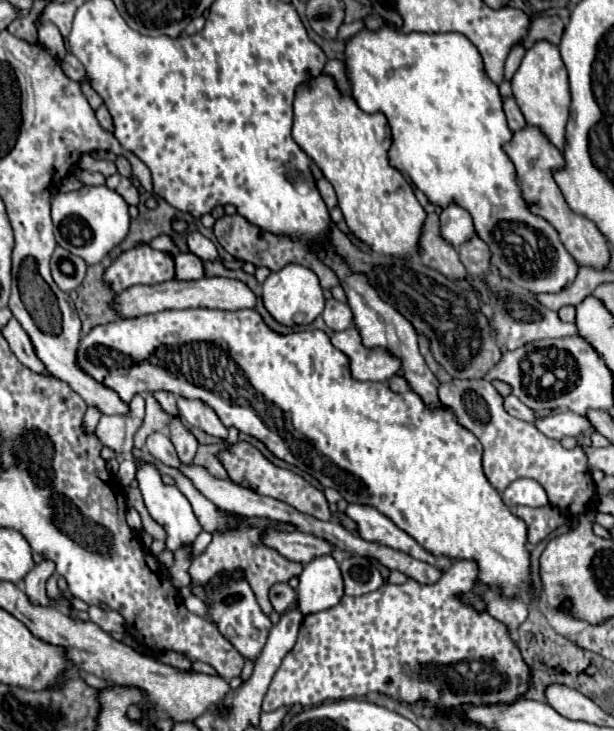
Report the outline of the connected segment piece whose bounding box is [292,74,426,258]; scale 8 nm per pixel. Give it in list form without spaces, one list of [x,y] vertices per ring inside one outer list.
[[[320,74],[310,84],[300,86],[296,92],[292,136],[300,144],[300,148],[320,166],[322,174],[334,186],[336,196],[338,196],[338,206],[344,214],[348,228],[354,232],[356,238],[368,244],[372,252],[380,252],[386,256],[400,256],[400,258],[416,256],[416,238],[420,238],[420,226],[424,226],[426,214],[414,196],[412,186],[388,162],[390,128],[388,128],[388,120],[384,118],[384,114],[362,112],[358,104],[354,102],[354,98],[342,96],[336,90],[332,78]]]

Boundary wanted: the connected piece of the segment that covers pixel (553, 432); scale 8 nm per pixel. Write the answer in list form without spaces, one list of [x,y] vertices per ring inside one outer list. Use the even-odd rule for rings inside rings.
[[[560,412],[560,414],[548,414],[548,416],[536,416],[534,426],[548,438],[560,440],[564,436],[580,436],[590,426],[586,416],[574,414],[574,412]]]

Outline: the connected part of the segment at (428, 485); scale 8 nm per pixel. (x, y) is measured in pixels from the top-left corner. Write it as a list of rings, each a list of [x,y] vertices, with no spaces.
[[[210,308],[162,310],[156,314],[138,316],[138,318],[124,318],[124,320],[118,320],[114,324],[108,324],[108,326],[92,328],[86,336],[82,336],[82,340],[78,344],[76,364],[80,366],[80,370],[84,370],[96,382],[114,390],[122,398],[122,402],[130,402],[134,394],[156,392],[156,390],[168,390],[168,392],[172,392],[176,396],[184,396],[184,398],[198,398],[202,402],[206,402],[210,408],[214,408],[214,412],[224,422],[224,426],[236,426],[240,432],[262,440],[276,458],[280,458],[288,464],[294,464],[300,470],[312,474],[322,486],[336,488],[348,502],[374,506],[378,512],[388,516],[400,530],[410,534],[430,554],[448,556],[450,560],[476,562],[478,582],[484,586],[492,586],[504,598],[520,596],[520,592],[526,592],[528,596],[532,596],[536,592],[536,586],[532,584],[532,576],[530,576],[530,552],[526,548],[528,546],[528,526],[522,518],[516,518],[516,514],[512,514],[512,510],[502,500],[502,494],[486,480],[486,476],[482,472],[482,462],[480,462],[482,460],[480,440],[474,434],[470,434],[466,428],[462,428],[448,408],[430,410],[428,406],[424,406],[420,396],[416,396],[412,390],[408,390],[404,394],[396,394],[384,382],[352,380],[350,372],[348,372],[348,358],[330,344],[330,338],[322,330],[308,330],[308,332],[294,332],[288,336],[280,336],[280,334],[272,332],[262,322],[262,318],[256,310],[236,310],[236,312],[210,310]]]

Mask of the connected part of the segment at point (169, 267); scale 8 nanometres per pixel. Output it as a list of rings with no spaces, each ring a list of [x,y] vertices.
[[[146,244],[122,252],[120,258],[106,268],[104,278],[112,290],[126,290],[134,284],[158,284],[174,278],[174,262],[168,254],[152,250]]]

